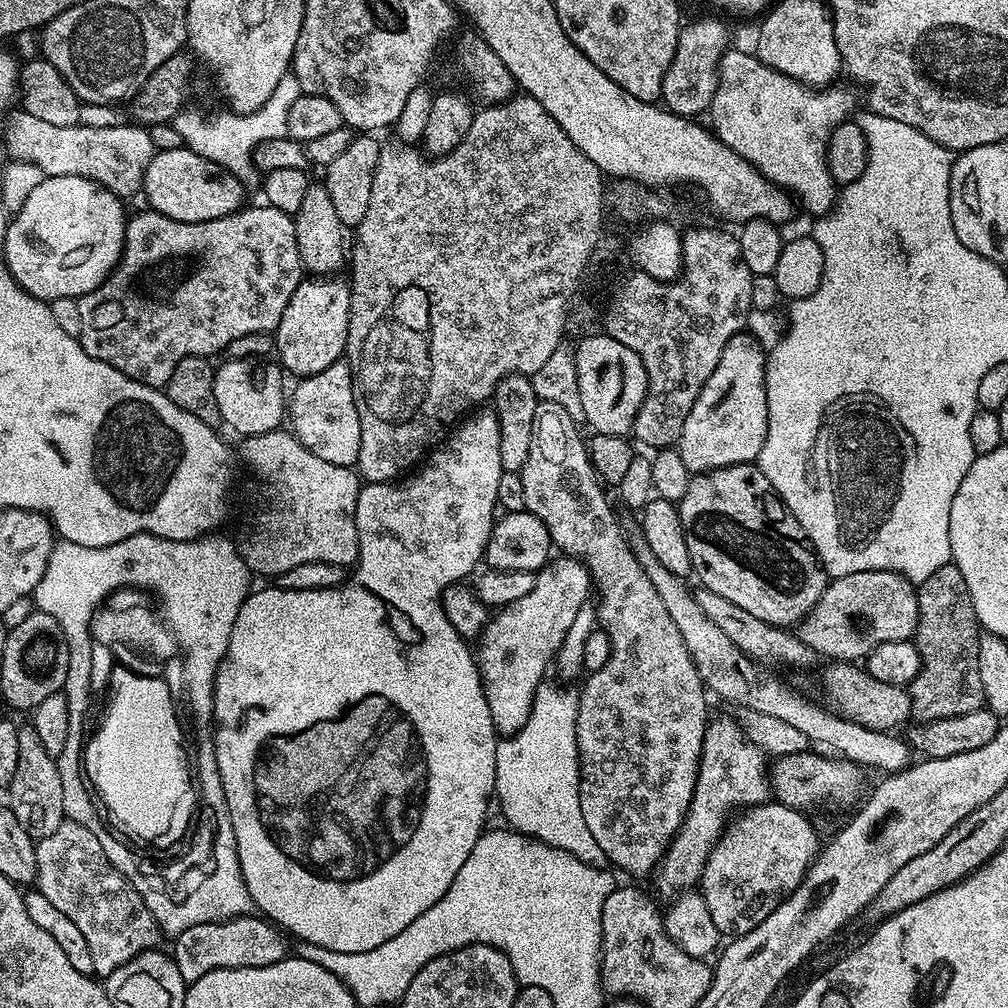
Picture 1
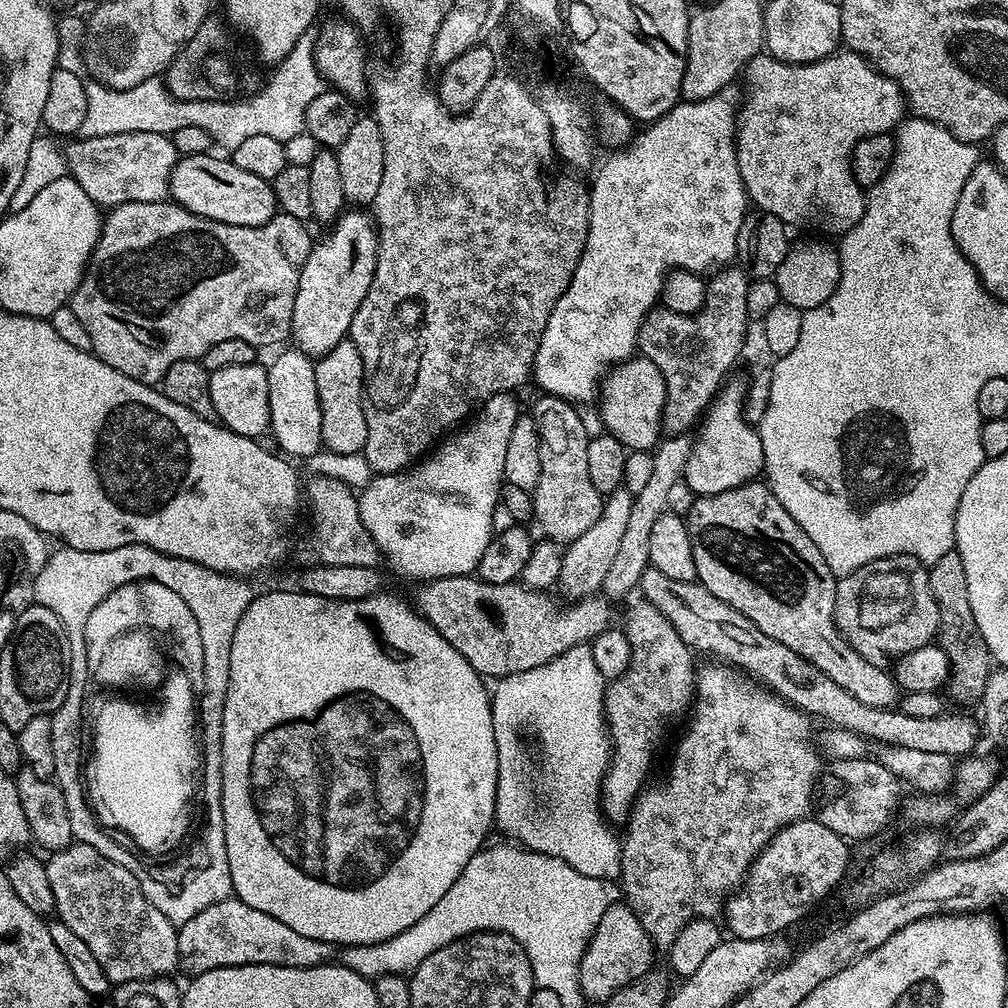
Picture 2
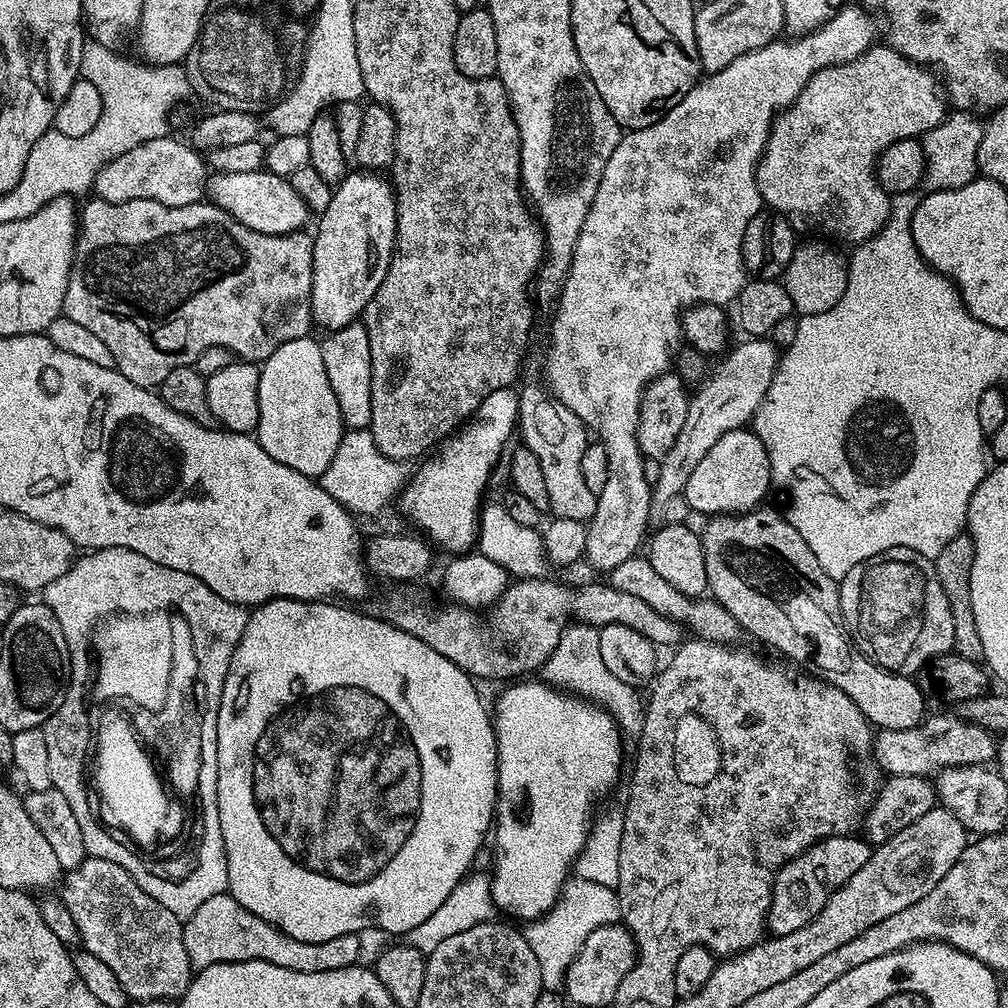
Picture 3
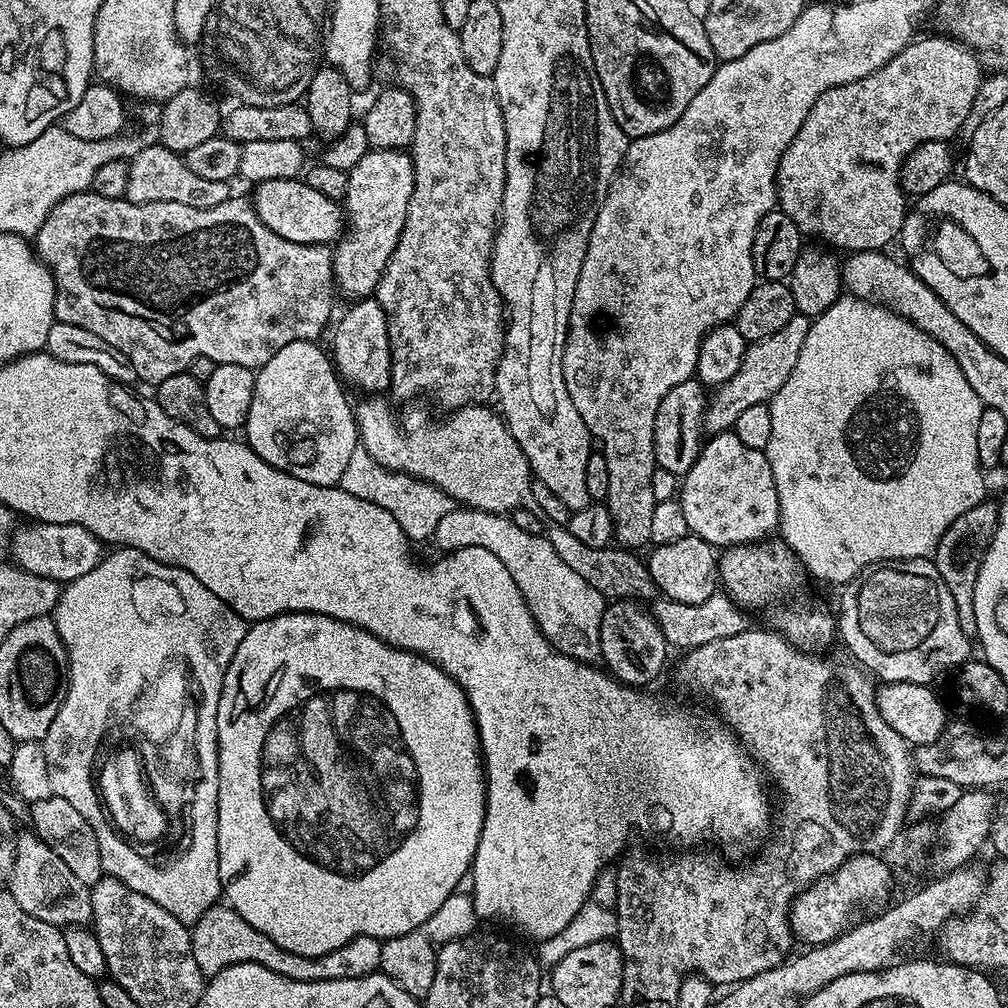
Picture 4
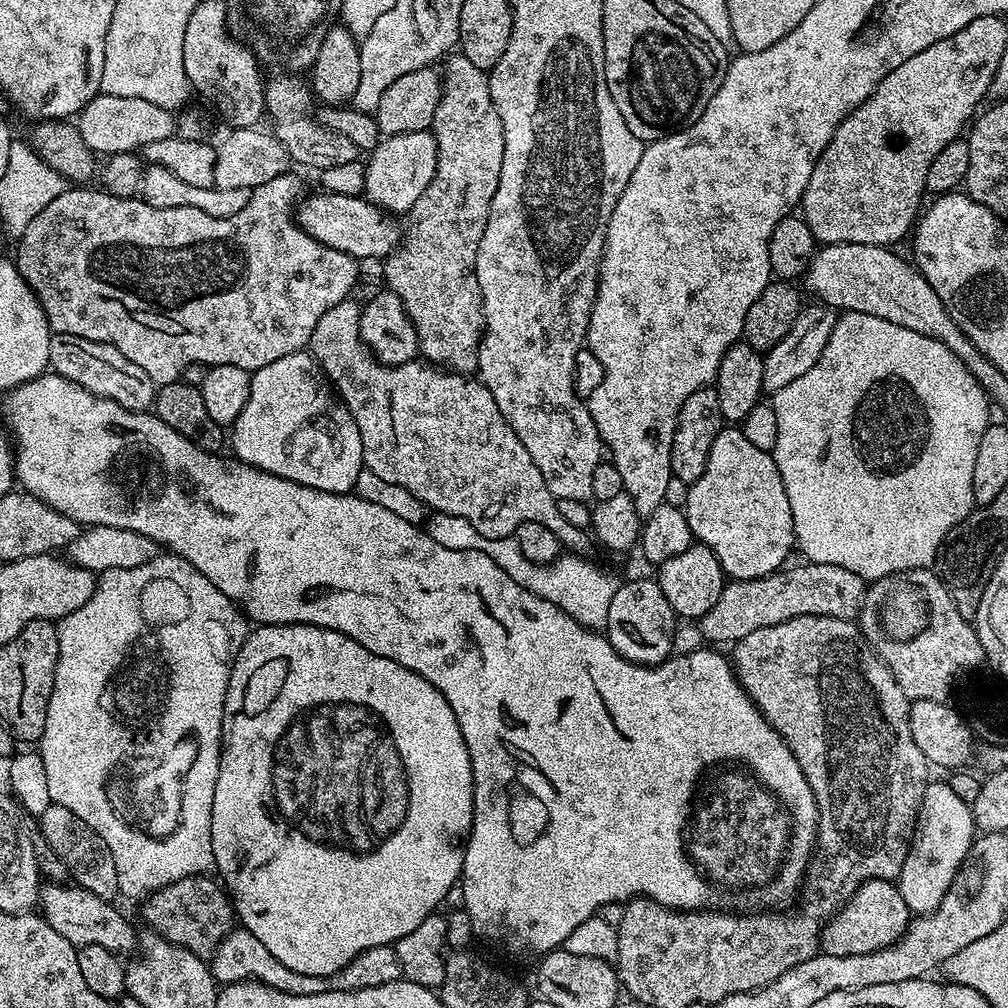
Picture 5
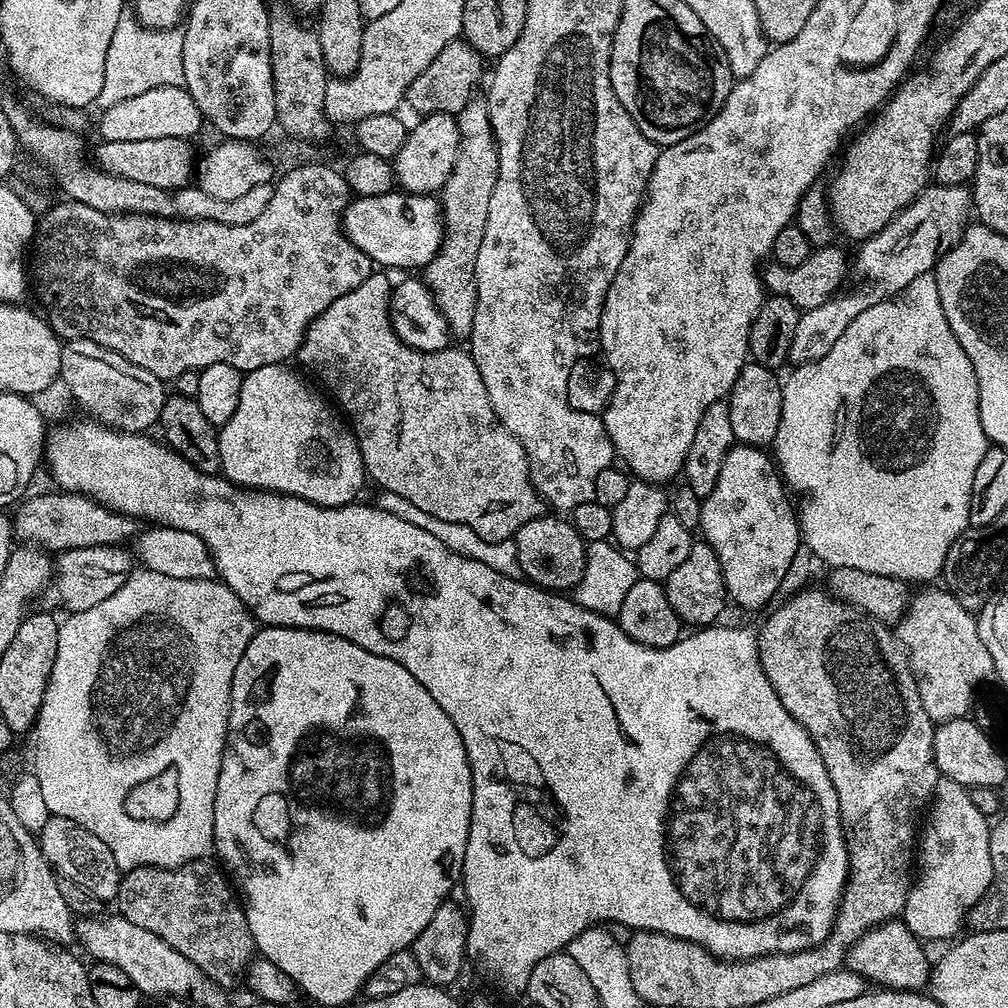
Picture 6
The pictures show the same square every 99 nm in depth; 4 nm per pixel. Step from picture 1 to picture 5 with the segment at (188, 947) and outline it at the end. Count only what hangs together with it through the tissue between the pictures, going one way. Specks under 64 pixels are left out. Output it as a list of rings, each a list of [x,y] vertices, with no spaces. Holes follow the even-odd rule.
[[[243,926],[233,927],[226,939],[218,945],[210,957],[212,977],[217,985],[237,984],[239,980],[259,980],[266,986],[274,986],[274,990],[282,990],[286,994],[322,994],[323,992],[353,992],[370,986],[386,986],[386,982],[401,979],[400,963],[396,949],[391,944],[374,946],[370,950],[362,950],[332,976],[311,976],[298,974],[298,970],[290,970],[290,966],[282,966],[254,934],[250,934]]]

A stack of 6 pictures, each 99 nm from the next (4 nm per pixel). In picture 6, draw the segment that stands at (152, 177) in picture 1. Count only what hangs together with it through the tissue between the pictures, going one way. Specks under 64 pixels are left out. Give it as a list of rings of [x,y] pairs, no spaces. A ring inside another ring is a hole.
[[[393,190],[377,196],[349,199],[342,227],[350,242],[371,258],[373,265],[384,270],[390,267],[422,270],[435,258],[444,241],[444,217],[439,199],[419,192]]]

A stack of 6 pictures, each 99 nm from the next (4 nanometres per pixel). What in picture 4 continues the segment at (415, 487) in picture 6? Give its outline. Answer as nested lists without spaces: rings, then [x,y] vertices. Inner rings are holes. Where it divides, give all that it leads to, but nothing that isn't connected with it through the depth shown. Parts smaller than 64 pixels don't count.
[[[368,394],[364,400],[355,401],[356,431],[362,447],[369,452],[374,461],[391,471],[405,472],[430,483],[452,498],[457,505],[477,508],[483,512],[511,514],[515,508],[532,508],[536,499],[532,493],[533,474],[522,446],[514,442],[510,430],[504,425],[499,411],[488,409],[484,404],[467,404],[465,408],[449,411],[445,420],[427,420],[416,406],[408,406],[400,420],[392,416],[385,397]],[[549,523],[546,535],[554,550],[558,550],[558,558],[562,558],[562,562],[566,562],[566,566],[570,566],[574,574],[586,578],[586,582],[590,582],[590,586],[594,586],[594,590],[598,590],[598,594],[602,594],[609,601],[635,598],[640,602],[648,602],[657,595],[656,584],[648,573],[648,565],[641,557],[640,560],[636,557],[639,555],[635,551],[623,546],[586,546],[586,542],[574,538],[574,534],[570,534],[570,530],[563,524]]]

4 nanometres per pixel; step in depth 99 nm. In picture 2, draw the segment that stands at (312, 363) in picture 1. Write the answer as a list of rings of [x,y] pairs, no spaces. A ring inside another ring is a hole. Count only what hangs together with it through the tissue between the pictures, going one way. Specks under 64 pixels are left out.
[[[344,210],[336,217],[330,230],[324,237],[313,243],[310,254],[302,266],[302,278],[298,278],[298,294],[294,298],[294,318],[292,319],[291,343],[306,355],[319,358],[334,350],[338,342],[348,336],[350,326],[354,322],[354,314],[358,306],[362,306],[362,298],[370,290],[370,282],[374,282],[374,270],[378,262],[378,238],[376,237],[375,219],[364,210]]]

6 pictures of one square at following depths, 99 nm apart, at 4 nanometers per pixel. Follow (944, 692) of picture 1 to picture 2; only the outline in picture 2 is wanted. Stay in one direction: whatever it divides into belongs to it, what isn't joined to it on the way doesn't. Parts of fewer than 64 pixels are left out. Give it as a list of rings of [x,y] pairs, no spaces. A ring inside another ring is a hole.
[[[953,550],[942,554],[938,562],[931,564],[928,568],[928,577],[930,578],[930,594],[934,594],[934,602],[938,602],[938,618],[940,619],[938,645],[949,658],[947,699],[951,703],[953,700],[956,704],[975,705],[988,681],[990,657],[982,634],[974,622],[974,614],[970,610],[970,586],[966,586],[966,566],[962,566],[962,558]]]

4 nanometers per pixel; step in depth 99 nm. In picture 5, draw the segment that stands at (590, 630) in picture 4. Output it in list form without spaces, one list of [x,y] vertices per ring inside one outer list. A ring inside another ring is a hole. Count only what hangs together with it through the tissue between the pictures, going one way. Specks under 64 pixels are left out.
[[[432,512],[426,520],[426,531],[430,538],[434,538],[434,542],[438,542],[438,546],[446,546],[446,550],[478,550],[490,558],[494,558],[494,562],[498,562],[498,566],[502,566],[502,570],[506,570],[506,574],[510,574],[510,578],[514,578],[514,582],[518,582],[518,586],[530,590],[530,594],[534,594],[554,606],[558,606],[583,628],[606,629],[606,618],[610,618],[610,601],[614,599],[618,580],[607,576],[592,561],[592,558],[564,554],[551,562],[537,562],[526,558],[526,554],[522,554],[515,539],[491,540],[486,538],[482,534],[478,534],[478,530],[474,530],[474,526],[470,526],[470,522],[466,522],[466,518],[454,514]]]

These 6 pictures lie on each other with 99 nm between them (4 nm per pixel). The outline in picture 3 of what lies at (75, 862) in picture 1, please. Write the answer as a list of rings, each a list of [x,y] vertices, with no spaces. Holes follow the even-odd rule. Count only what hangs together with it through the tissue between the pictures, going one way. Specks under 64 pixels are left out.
[[[85,855],[84,860],[77,868],[67,869],[62,876],[64,889],[58,892],[59,899],[63,900],[66,910],[74,917],[78,926],[80,944],[83,951],[94,954],[94,958],[102,958],[110,970],[122,982],[122,990],[133,1001],[137,1000],[170,1000],[179,1001],[186,994],[194,975],[190,958],[186,954],[184,941],[184,926],[181,917],[175,916],[166,910],[118,862],[106,862],[106,858]]]

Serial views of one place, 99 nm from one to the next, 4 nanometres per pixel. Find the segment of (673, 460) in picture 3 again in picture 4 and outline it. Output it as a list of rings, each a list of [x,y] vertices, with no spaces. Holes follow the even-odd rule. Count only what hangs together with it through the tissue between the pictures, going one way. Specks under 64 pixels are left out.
[[[795,315],[770,338],[762,338],[749,343],[744,351],[742,366],[738,366],[738,374],[730,378],[725,384],[711,393],[704,410],[703,431],[708,434],[727,432],[735,429],[736,423],[747,414],[751,408],[767,405],[778,390],[782,390],[782,382],[790,378],[790,370],[794,370],[798,362],[798,354],[802,354],[802,342],[806,342],[808,333],[809,317]]]

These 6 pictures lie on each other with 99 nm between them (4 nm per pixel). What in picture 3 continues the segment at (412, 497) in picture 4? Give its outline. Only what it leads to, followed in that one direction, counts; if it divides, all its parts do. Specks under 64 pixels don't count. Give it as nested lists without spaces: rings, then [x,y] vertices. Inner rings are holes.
[[[349,429],[339,443],[337,454],[318,483],[331,497],[355,515],[376,516],[399,497],[412,478],[413,465],[409,461],[386,458],[377,448],[371,429]]]

